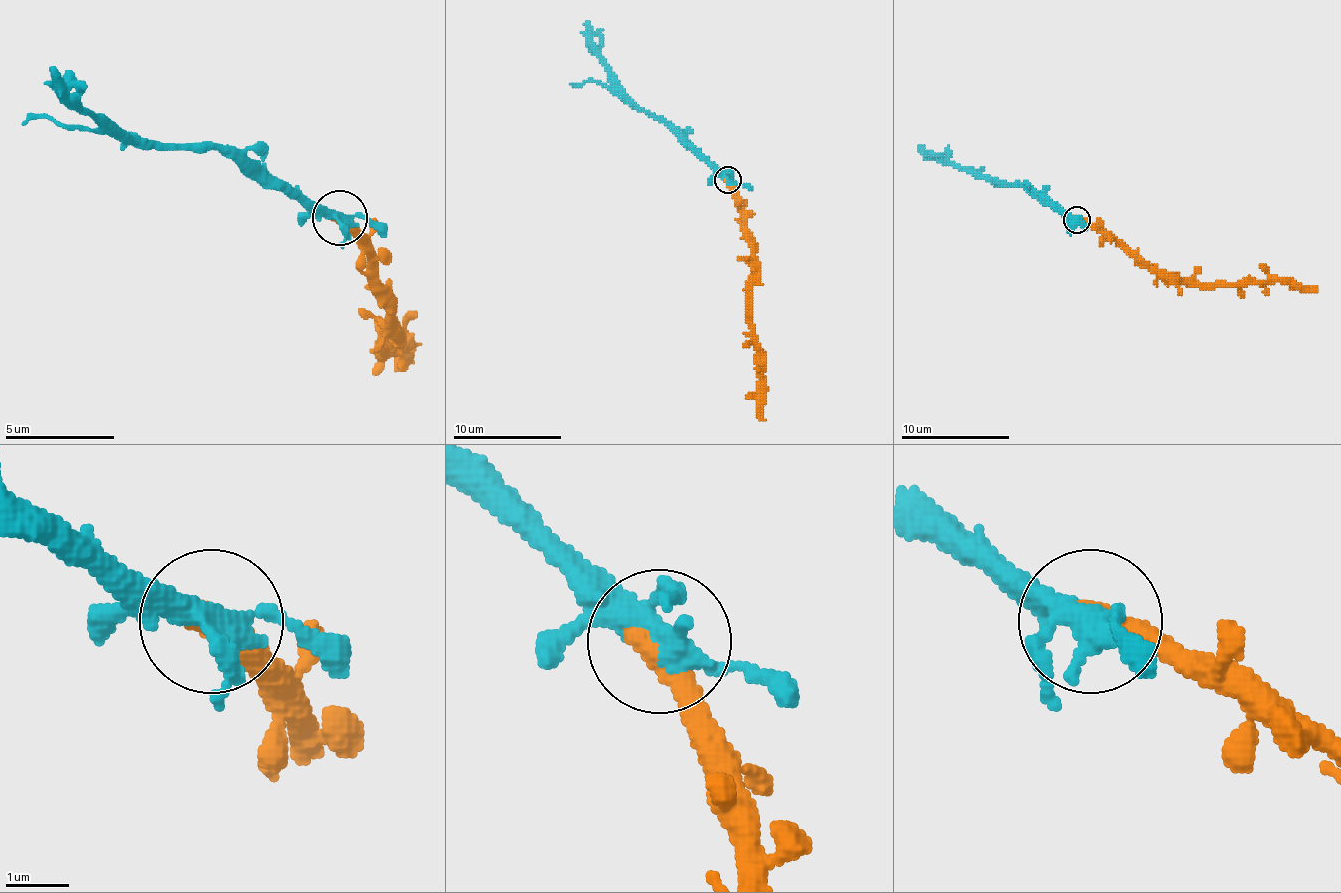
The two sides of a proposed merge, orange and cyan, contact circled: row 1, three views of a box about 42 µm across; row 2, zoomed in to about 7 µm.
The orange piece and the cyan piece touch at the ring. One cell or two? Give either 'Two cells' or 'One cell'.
One cell

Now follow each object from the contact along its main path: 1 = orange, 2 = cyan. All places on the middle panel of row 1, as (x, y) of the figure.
1: (727, 178), (741, 227), (752, 244), (752, 309), (760, 414), (765, 420)
2: (727, 178), (714, 170), (624, 92), (592, 40), (586, 21)

